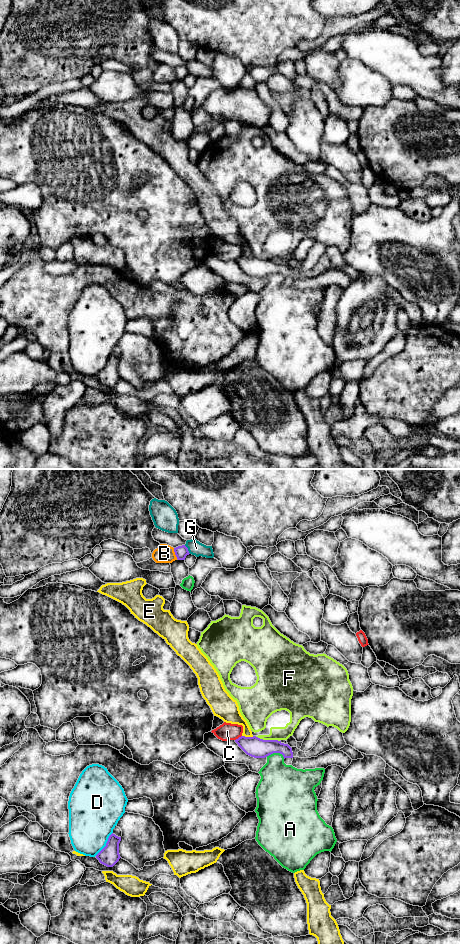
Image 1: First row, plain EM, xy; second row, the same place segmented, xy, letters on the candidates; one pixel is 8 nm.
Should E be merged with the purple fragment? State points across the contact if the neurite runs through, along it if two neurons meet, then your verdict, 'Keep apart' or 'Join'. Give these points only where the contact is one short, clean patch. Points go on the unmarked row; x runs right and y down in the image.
Keep apart

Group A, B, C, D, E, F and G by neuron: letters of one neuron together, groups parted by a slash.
A / B / C / D / E / F / G

